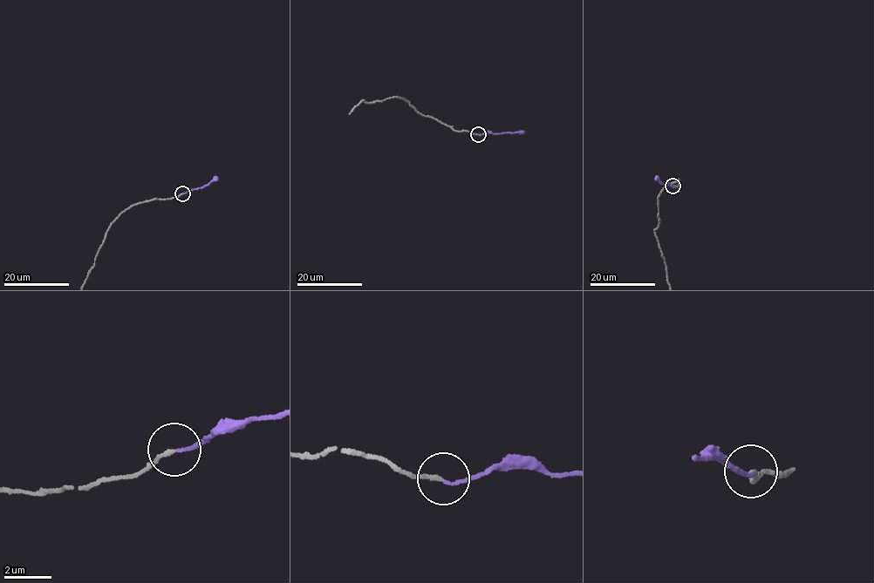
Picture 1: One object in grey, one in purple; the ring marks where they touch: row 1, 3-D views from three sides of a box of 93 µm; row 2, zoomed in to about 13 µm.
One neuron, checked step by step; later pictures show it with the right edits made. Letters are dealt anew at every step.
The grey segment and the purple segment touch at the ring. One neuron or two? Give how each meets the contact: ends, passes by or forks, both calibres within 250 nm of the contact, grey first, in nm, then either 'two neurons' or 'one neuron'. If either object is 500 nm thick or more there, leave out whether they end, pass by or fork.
grey ends; purple ends; calibres 160 and 110 nm; one neuron

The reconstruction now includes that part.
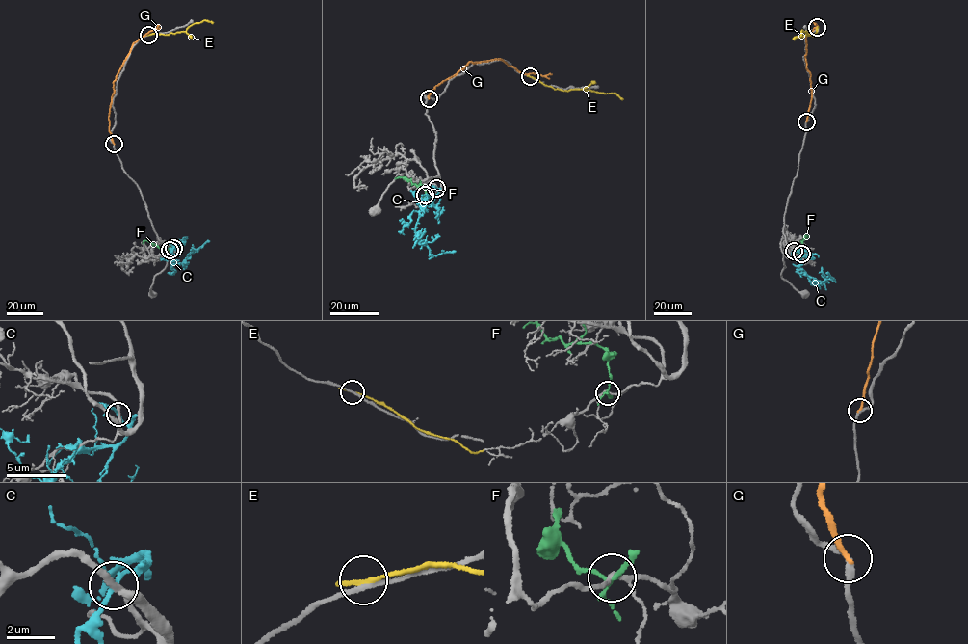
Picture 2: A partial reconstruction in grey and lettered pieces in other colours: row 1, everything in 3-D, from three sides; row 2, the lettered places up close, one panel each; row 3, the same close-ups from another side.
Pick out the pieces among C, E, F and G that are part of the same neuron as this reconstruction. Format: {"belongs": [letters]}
{"belongs": []}

